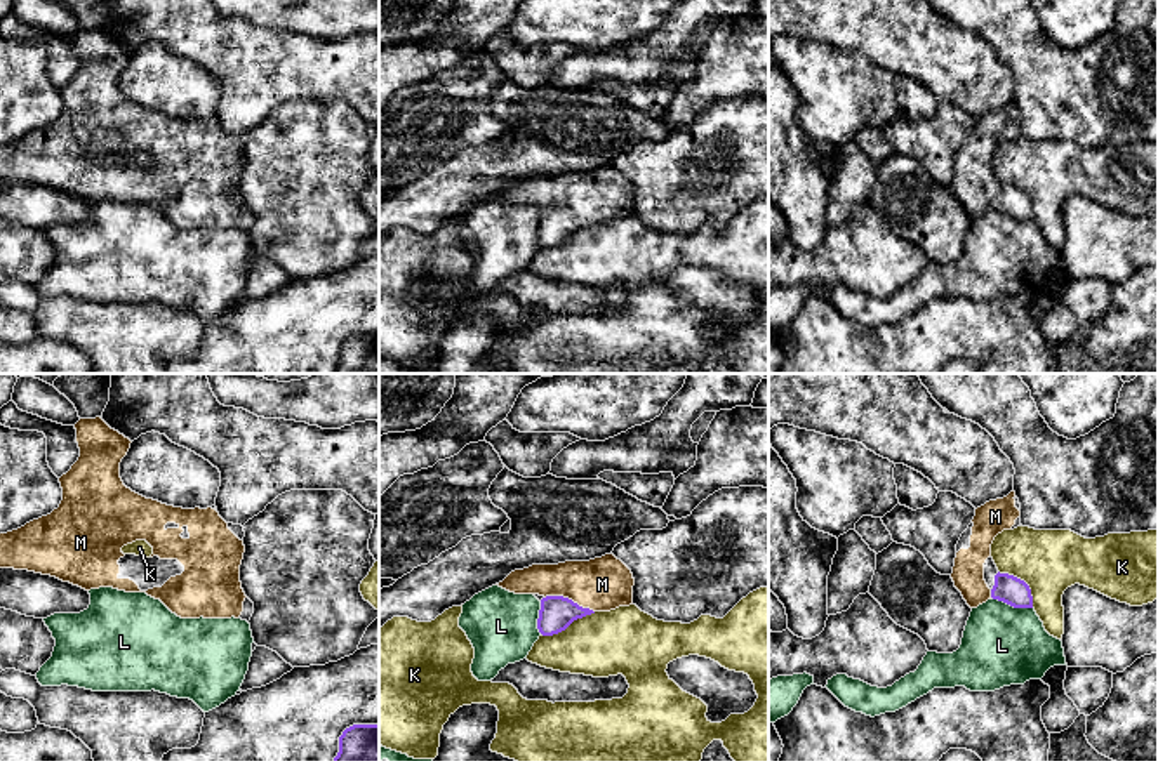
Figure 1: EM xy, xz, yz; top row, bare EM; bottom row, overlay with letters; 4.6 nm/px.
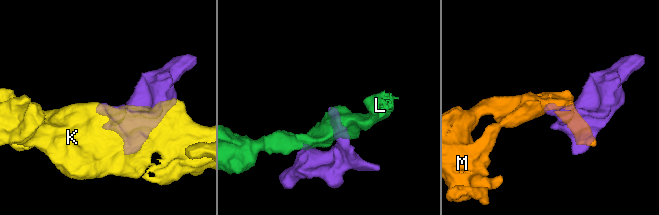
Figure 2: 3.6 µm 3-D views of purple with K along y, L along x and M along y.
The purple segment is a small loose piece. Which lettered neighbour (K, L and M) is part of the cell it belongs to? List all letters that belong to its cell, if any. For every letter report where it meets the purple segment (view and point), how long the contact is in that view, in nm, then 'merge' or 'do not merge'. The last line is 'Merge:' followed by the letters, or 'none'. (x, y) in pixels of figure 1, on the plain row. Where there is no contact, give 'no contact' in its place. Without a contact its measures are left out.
K: contact xz (567, 237); length 280 nm; do not merge
L: contact yz (1012, 216); length 200 nm; do not merge
M: contact xz (567, 209); length 240 nm; merge
Merge: M

